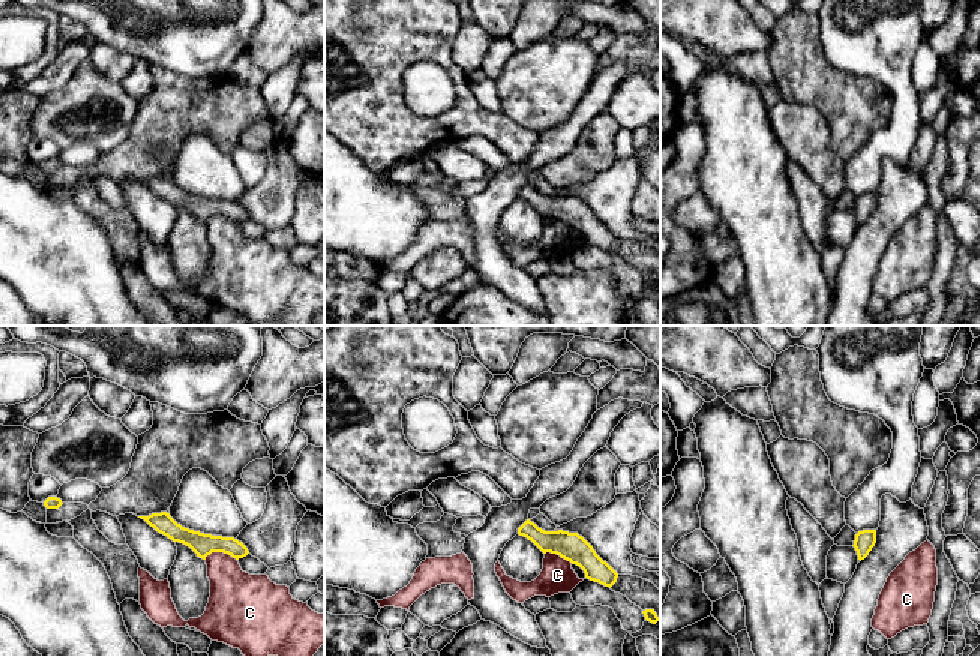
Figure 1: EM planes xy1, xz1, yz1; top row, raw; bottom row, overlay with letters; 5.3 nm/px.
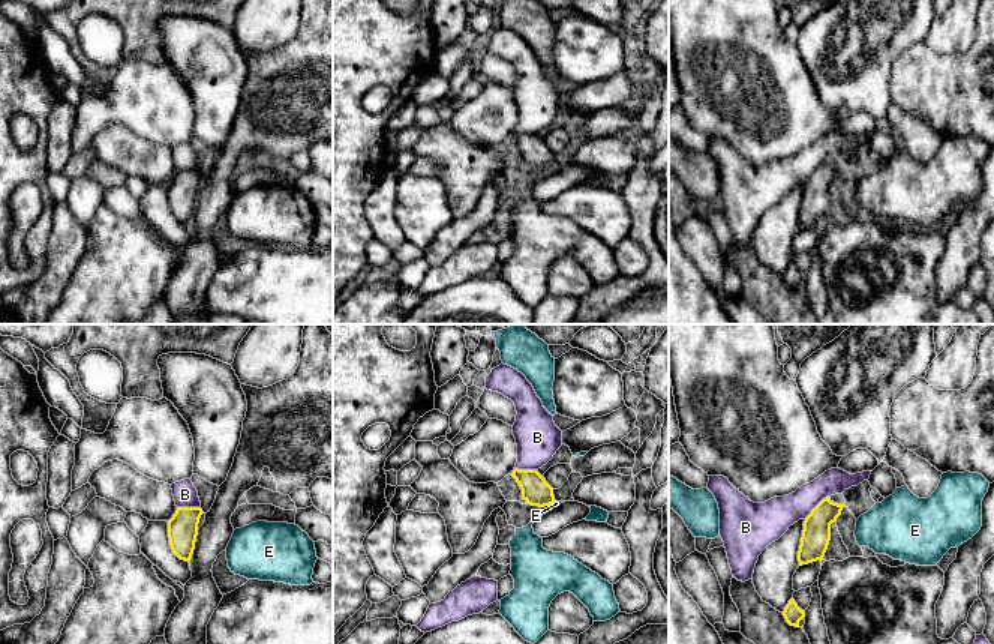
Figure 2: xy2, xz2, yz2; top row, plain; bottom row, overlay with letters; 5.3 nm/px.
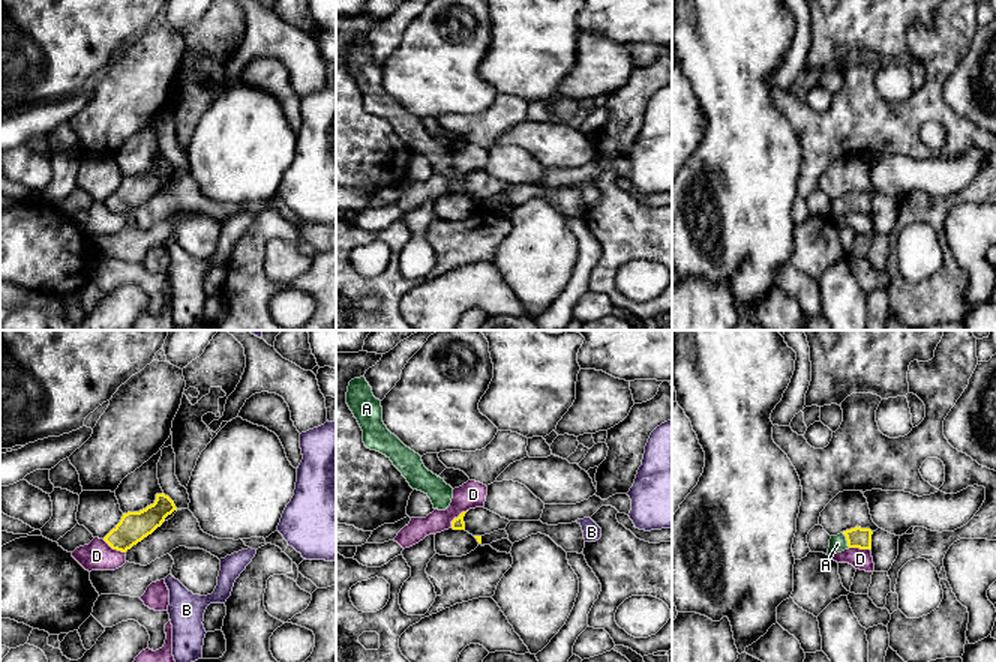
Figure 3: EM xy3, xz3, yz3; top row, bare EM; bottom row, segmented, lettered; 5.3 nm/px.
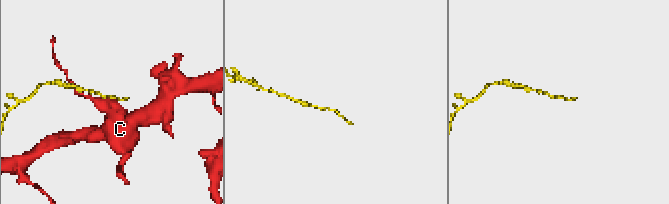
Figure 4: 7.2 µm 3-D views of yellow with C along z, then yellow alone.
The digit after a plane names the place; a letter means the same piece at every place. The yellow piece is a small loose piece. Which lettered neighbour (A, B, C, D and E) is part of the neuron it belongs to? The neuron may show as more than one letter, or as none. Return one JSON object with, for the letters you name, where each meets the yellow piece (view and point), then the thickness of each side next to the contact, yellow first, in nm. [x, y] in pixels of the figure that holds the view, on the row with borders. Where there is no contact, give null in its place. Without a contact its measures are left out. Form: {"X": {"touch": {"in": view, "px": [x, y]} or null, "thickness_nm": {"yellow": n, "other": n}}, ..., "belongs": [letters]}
{"A": {"touch": {"in": "yz3", "px": [846, 539]}, "thickness_nm": {"yellow": 110, "other": 90}}, "belongs": ["A"]}

